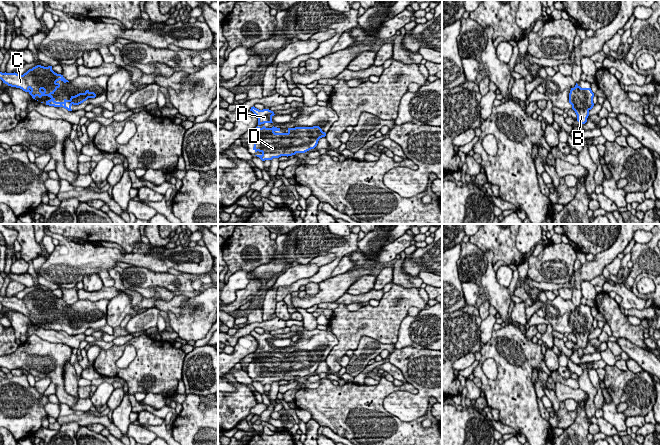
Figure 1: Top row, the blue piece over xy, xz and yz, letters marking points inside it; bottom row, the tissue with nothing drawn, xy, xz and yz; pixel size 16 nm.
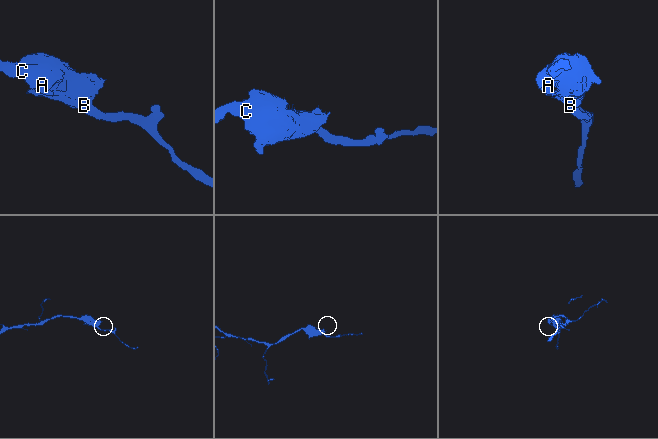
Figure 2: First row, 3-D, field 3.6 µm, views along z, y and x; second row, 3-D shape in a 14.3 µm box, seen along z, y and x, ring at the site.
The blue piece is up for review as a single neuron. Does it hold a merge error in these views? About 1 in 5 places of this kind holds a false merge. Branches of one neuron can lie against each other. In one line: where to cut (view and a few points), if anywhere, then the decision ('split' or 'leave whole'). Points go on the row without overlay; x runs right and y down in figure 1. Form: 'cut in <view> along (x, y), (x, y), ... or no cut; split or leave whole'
no cut; leave whole

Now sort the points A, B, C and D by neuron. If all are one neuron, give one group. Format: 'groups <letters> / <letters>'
groups A B C D

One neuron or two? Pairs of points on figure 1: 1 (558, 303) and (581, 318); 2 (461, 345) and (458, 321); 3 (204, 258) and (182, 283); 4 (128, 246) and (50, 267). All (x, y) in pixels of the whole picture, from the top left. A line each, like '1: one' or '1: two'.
1: one
2: one
3: two
4: two

